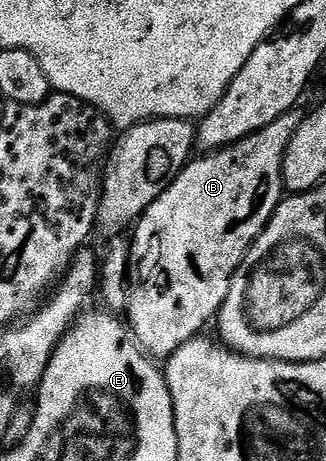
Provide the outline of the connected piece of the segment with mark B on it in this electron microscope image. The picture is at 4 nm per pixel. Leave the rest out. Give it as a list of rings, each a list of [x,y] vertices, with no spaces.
[[[297,109],[288,111],[243,141],[221,151],[202,154],[202,159],[194,158],[186,163],[179,177],[175,177],[169,188],[151,201],[149,208],[137,220],[137,232],[131,238],[131,255],[137,276],[134,279],[132,276],[127,291],[127,327],[146,356],[154,360],[168,360],[187,341],[198,338],[208,323],[210,326],[216,320],[231,289],[233,274],[281,204],[283,161],[291,137],[295,137],[303,118],[302,112],[299,112]]]

